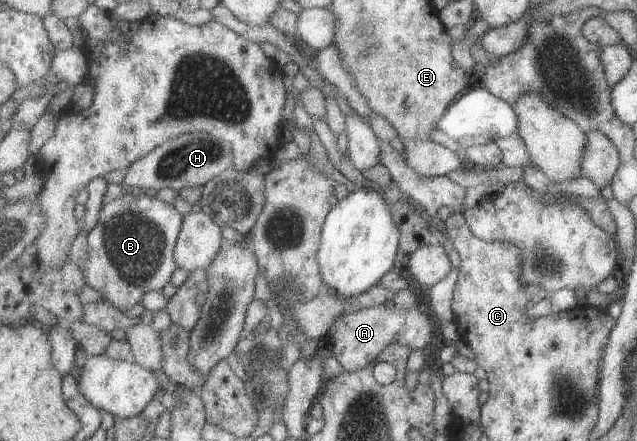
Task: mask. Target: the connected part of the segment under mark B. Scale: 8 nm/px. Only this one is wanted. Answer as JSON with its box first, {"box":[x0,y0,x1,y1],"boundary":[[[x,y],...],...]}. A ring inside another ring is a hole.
{"box":[84,191,184,314],"boundary":[[[140,191],[103,205],[99,213],[99,222],[89,237],[89,260],[84,269],[87,286],[101,292],[103,301],[111,302],[117,310],[127,314],[135,304],[143,302],[143,296],[148,292],[161,290],[171,282],[173,272],[179,268],[175,249],[183,228],[184,216],[172,204]]]}

